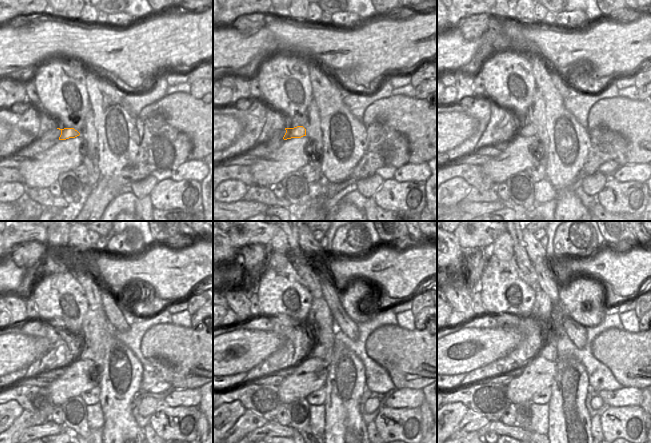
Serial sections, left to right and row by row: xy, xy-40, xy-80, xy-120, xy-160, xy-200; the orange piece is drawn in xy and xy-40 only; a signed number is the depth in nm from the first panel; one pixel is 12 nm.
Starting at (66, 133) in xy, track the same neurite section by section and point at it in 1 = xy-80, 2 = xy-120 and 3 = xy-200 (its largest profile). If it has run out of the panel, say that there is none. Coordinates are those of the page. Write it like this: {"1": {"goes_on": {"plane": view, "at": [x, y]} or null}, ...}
{"1": {"goes_on": {"plane": "xy-80", "at": [529, 130]}}, "2": {"goes_on": {"plane": "xy-120", "at": [82, 353]}}, "3": {"goes_on": {"plane": "xy-200", "at": [550, 353]}}}

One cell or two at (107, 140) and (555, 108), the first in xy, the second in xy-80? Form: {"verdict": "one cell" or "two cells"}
{"verdict": "one cell"}

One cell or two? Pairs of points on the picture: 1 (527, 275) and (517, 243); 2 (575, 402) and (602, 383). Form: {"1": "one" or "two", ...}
{"1": "one", "2": "two"}

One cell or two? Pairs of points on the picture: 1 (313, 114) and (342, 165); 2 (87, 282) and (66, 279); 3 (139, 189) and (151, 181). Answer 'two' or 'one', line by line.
1: two
2: two
3: one

